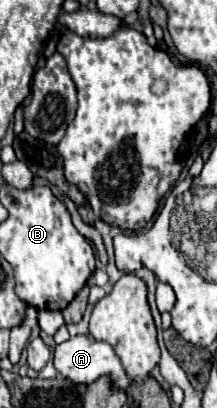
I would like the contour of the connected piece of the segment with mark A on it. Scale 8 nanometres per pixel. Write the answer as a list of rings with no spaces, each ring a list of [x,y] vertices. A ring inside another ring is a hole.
[[[73,336],[71,340],[59,344],[55,350],[55,368],[59,370],[59,374],[63,378],[71,380],[73,384],[91,384],[99,376],[107,376],[111,380],[111,390],[127,392],[127,388],[131,384],[115,350],[107,342],[97,342],[91,336]]]

